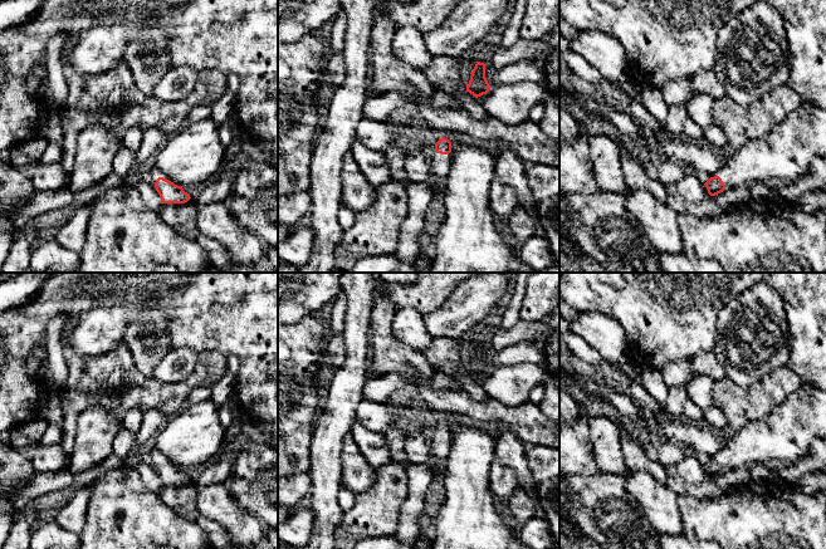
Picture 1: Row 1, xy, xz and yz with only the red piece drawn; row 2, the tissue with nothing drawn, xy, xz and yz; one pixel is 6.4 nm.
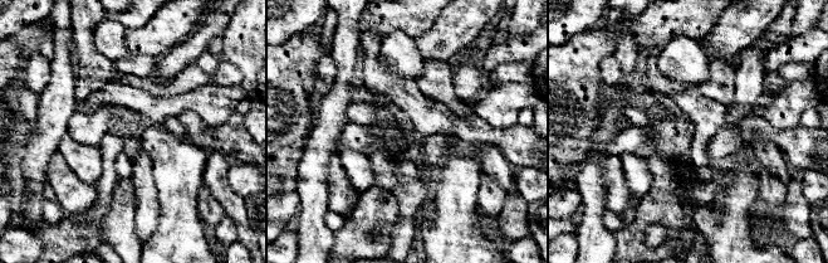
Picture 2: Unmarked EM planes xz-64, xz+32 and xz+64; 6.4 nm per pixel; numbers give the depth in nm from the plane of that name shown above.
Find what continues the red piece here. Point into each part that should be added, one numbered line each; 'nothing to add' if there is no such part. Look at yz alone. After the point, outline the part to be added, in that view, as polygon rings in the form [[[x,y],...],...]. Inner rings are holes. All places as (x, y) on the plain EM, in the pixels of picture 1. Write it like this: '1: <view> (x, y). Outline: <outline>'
1: yz (783, 436). Outline: [[[801,384],[767,417],[738,430],[720,460],[730,469],[793,462],[815,438],[826,438],[826,391]]]

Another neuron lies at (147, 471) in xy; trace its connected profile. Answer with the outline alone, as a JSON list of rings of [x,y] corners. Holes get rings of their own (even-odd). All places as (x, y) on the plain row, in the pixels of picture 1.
[[[152,461],[151,462],[141,462],[137,466],[137,470],[138,470],[146,487],[148,490],[151,490],[152,492],[160,495],[161,489],[162,489],[162,481],[161,481],[158,474],[156,472],[153,462]]]

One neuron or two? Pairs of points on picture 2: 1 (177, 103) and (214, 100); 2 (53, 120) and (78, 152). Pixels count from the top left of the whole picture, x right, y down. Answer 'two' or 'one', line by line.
1: one
2: two

